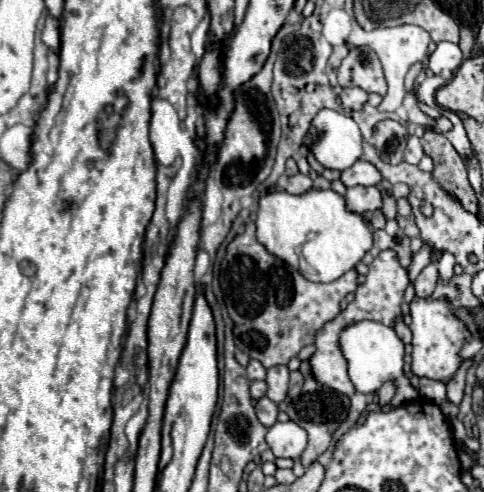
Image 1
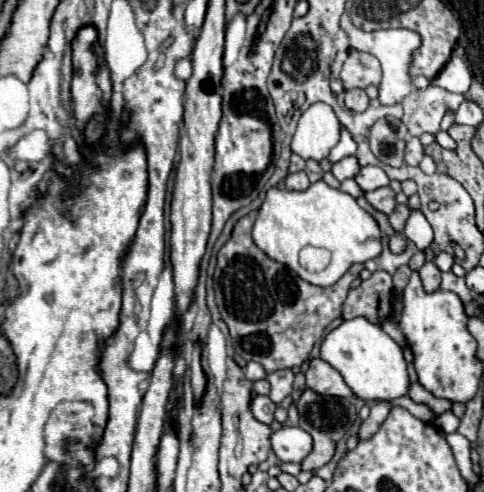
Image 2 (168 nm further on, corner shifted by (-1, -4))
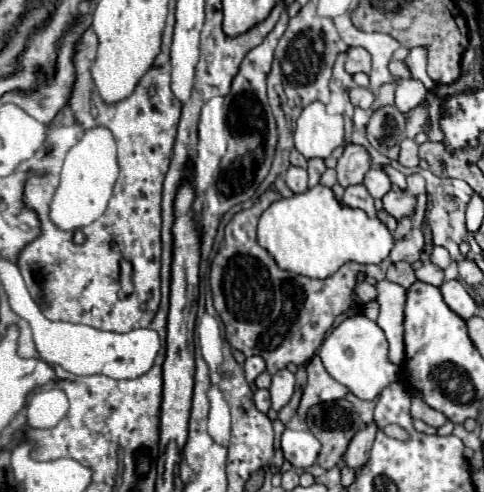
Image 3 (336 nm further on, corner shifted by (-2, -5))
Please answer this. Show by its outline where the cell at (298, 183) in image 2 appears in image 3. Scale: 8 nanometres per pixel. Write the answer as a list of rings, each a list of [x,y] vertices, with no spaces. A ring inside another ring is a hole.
[[[290,167],[284,181],[294,193],[304,193],[308,189],[308,175],[302,167]]]

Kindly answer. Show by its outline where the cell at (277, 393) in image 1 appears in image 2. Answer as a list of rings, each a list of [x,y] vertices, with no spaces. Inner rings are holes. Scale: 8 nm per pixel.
[[[277,370],[267,376],[271,382],[271,394],[269,398],[275,404],[281,404],[289,394],[291,394],[291,384],[293,384],[293,372],[291,370]]]

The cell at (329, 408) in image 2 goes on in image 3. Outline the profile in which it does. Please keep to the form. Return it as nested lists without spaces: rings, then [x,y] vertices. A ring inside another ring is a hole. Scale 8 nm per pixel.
[[[346,399],[320,403],[308,409],[306,427],[322,443],[316,461],[322,469],[332,469],[334,465],[338,465],[358,425],[358,415],[352,403]]]

